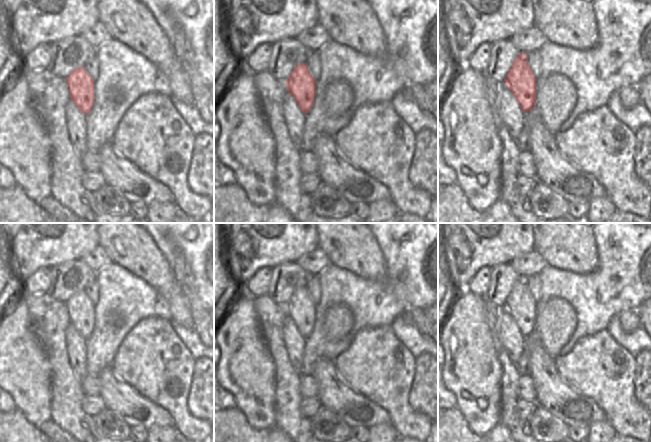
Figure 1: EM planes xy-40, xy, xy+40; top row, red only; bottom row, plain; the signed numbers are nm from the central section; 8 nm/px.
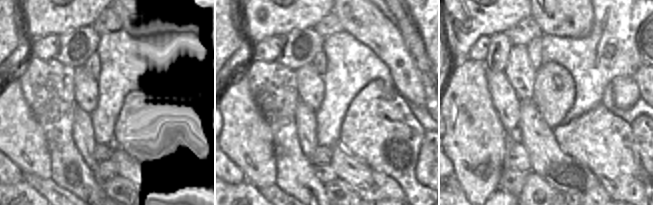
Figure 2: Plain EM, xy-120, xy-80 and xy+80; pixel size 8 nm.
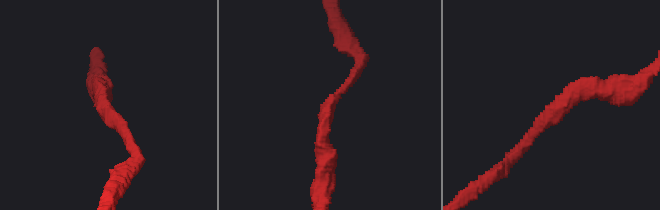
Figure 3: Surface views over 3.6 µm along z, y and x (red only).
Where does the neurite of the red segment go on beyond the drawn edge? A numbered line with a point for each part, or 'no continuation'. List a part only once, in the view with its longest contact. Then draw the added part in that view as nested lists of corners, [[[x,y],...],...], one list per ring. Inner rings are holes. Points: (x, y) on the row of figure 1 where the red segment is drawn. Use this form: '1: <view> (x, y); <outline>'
no continuation

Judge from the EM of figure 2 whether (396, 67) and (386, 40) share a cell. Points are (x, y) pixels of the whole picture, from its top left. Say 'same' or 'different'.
same

